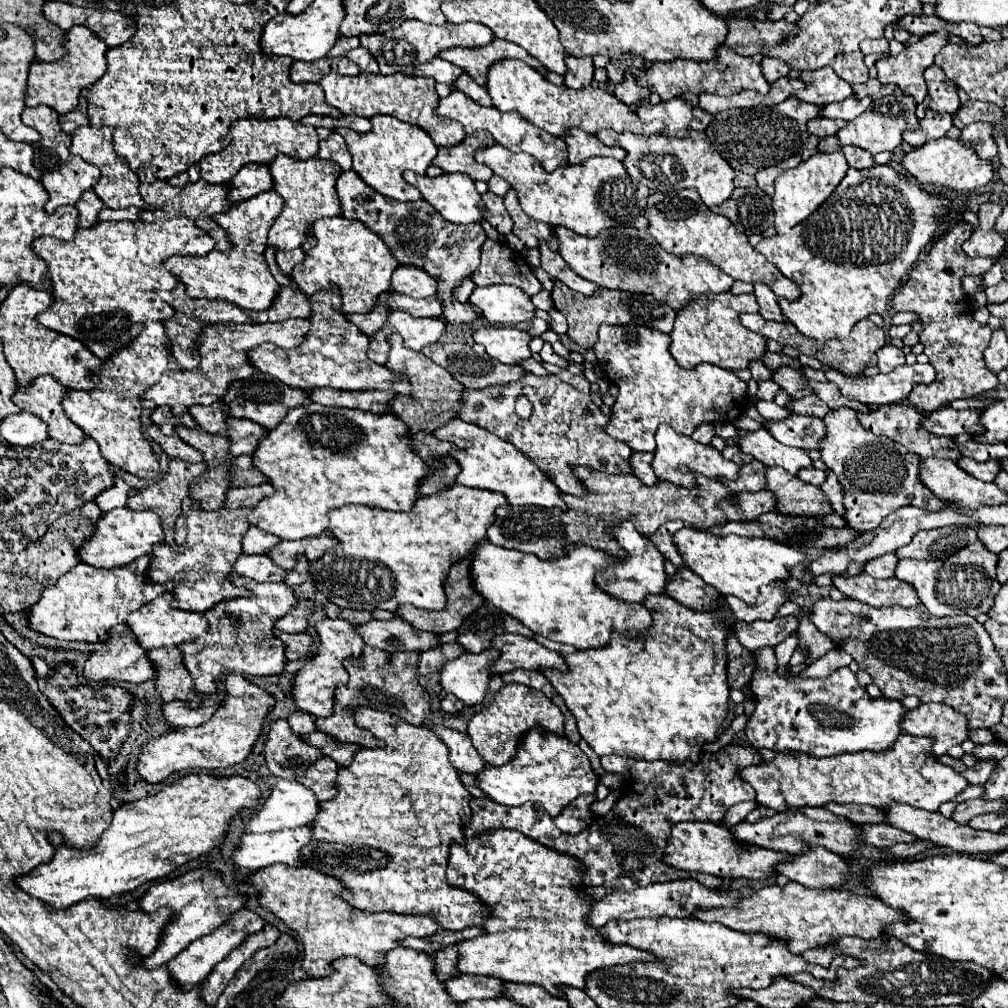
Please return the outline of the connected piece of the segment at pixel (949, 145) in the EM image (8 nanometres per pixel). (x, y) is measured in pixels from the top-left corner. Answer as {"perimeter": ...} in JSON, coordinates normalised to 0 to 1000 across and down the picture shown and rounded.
{"perimeter":[[[930,138],[930,140],[922,140],[906,150],[902,150],[894,164],[914,182],[926,182],[930,188],[938,188],[938,189],[965,189],[969,186],[979,184],[985,178],[985,162],[977,160],[969,154],[969,150],[965,150],[965,144],[955,144],[951,138]]]}

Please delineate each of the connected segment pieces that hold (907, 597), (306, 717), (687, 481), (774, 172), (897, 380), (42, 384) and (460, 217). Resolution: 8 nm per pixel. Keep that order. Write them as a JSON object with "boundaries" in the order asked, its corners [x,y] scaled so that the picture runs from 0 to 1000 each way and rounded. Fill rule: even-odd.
{"boundaries":[[[[854,568],[850,572],[838,574],[838,572],[826,572],[826,580],[836,586],[840,592],[850,594],[854,598],[860,598],[864,602],[904,602],[904,604],[916,604],[916,598],[910,594],[910,588],[902,578],[894,578],[892,574],[880,574],[880,576],[870,576],[860,568]]],[[[293,705],[285,715],[287,715],[287,719],[289,719],[291,725],[303,729],[303,727],[311,727],[311,725],[314,725],[313,713],[314,713],[313,709],[307,709],[307,707],[303,707],[303,705]]],[[[654,422],[652,430],[650,430],[650,438],[652,438],[652,445],[650,445],[650,457],[648,457],[648,465],[652,469],[654,475],[658,477],[666,477],[670,481],[682,483],[682,485],[689,485],[691,477],[689,471],[699,471],[703,475],[711,475],[711,473],[719,473],[723,477],[731,477],[731,469],[733,469],[733,461],[729,461],[727,457],[721,457],[715,447],[711,447],[707,441],[697,441],[693,438],[688,438],[686,434],[674,432],[670,430],[664,422]],[[676,463],[682,463],[684,467],[678,469]]],[[[787,154],[787,156],[783,156],[783,158],[775,160],[775,162],[767,164],[767,166],[755,168],[755,170],[749,174],[749,180],[751,180],[751,184],[753,184],[761,193],[767,193],[767,189],[769,189],[769,186],[767,186],[769,176],[771,176],[771,174],[775,174],[777,170],[781,170],[781,168],[791,166],[793,162],[795,162],[795,154]]],[[[908,360],[908,362],[894,362],[894,364],[888,364],[886,370],[872,370],[868,374],[858,374],[858,372],[850,372],[850,374],[840,374],[828,366],[820,366],[818,368],[820,376],[824,380],[828,380],[834,390],[846,398],[852,398],[852,400],[858,400],[862,404],[874,404],[874,402],[890,402],[890,400],[896,400],[900,398],[904,386],[910,382],[910,380],[926,380],[928,376],[928,366],[924,360],[920,362],[914,362],[914,360]]],[[[45,372],[33,378],[29,384],[19,384],[13,392],[13,398],[23,406],[37,414],[41,414],[49,422],[49,434],[61,439],[82,439],[86,434],[63,408],[61,396],[64,394],[66,384],[61,384],[57,376]]],[[[402,170],[402,178],[410,182],[424,201],[428,201],[443,219],[449,221],[479,221],[481,213],[477,213],[477,193],[471,188],[471,180],[461,172],[439,172],[436,176],[414,174],[410,170]]]]}

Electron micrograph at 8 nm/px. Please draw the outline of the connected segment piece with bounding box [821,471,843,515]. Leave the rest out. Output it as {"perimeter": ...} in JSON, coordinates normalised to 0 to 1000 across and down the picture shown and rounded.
{"perimeter":[[[820,467],[820,477],[814,481],[814,485],[818,487],[818,491],[820,491],[820,495],[822,495],[824,503],[826,503],[826,507],[828,507],[830,511],[836,511],[836,501],[834,501],[836,489],[834,489],[830,471],[828,471],[826,467]]]}

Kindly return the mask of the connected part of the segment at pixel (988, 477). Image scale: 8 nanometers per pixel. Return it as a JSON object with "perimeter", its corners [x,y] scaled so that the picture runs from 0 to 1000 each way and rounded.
{"perimeter":[[[955,453],[949,457],[949,461],[953,465],[957,465],[961,471],[973,475],[973,477],[987,477],[989,469],[993,467],[993,459],[983,455],[983,457],[977,457],[977,459],[971,459],[967,455],[961,455],[961,453]]]}

